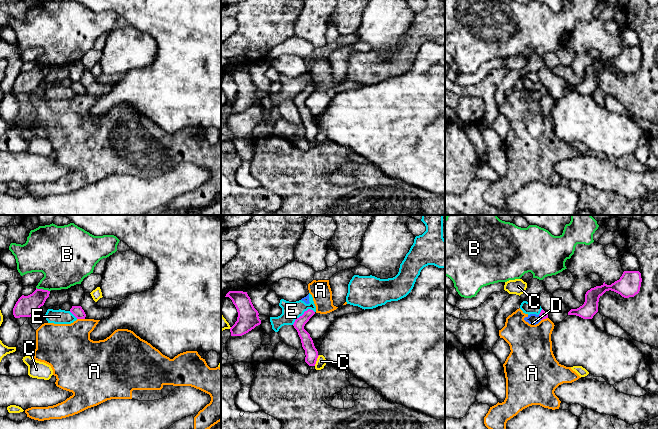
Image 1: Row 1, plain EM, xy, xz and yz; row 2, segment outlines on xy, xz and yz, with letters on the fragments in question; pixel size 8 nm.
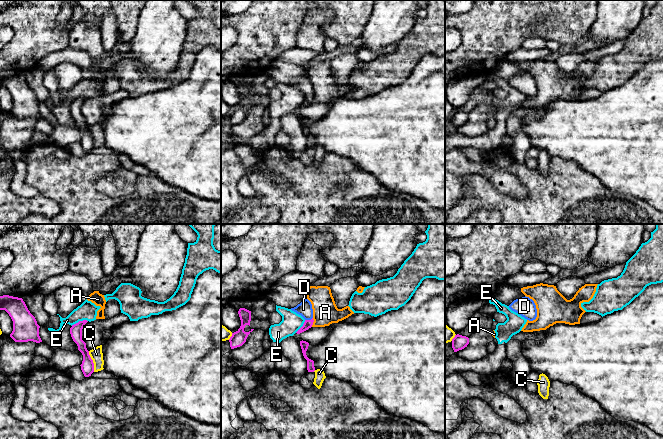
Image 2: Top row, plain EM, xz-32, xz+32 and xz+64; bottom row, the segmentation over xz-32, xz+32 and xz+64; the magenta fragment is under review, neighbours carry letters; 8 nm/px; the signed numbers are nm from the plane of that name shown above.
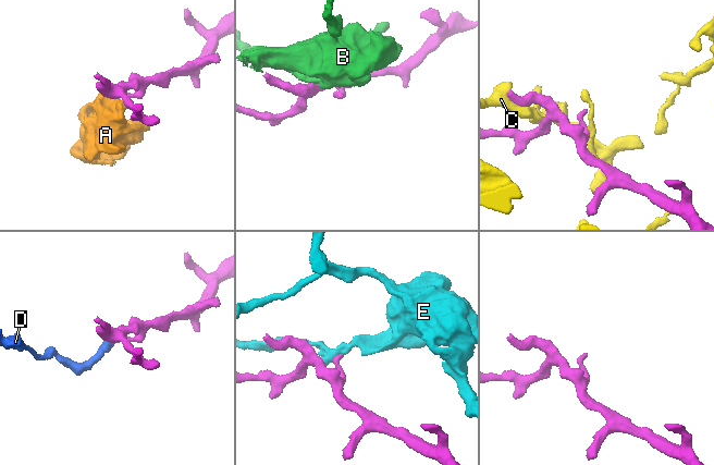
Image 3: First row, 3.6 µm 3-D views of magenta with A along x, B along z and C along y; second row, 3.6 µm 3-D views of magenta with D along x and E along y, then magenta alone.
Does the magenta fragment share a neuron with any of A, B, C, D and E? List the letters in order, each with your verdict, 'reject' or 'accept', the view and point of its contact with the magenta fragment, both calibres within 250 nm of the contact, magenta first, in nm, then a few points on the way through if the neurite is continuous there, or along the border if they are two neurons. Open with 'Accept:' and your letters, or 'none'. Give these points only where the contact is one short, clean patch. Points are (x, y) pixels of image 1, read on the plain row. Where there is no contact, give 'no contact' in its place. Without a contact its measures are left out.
Accept: D
A: reject; meets magenta in xy at (81, 94); 90 nm thick on the magenta side, 360 nm on the other; border along xy (77, 94), (84, 95)
B: reject; meets magenta in xy at (42, 65); 170 nm thick on the magenta side, 340 nm on the other
C: reject; meets magenta in xz at (316, 136); 100 nm thick on the magenta side, 80 nm on the other
D: accept; meets magenta in yz at (540, 93); 60 nm thick on the magenta side, 90 nm on the other; runs through yz (543, 91), (540, 93), (533, 95)
E: reject; meets magenta in xz at (303, 90); 100 nm thick on the magenta side, 150 nm on the other; border along xz (314, 87), (307, 85), (292, 100)

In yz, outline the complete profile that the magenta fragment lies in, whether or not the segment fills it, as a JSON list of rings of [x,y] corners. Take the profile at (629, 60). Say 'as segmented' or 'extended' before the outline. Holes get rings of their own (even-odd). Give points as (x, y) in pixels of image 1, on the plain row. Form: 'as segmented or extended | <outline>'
as segmented | [[[624,47],[619,56],[611,61],[605,58],[588,66],[585,70],[585,78],[577,85],[571,85],[568,91],[576,91],[583,95],[592,95],[598,88],[599,74],[606,67],[614,67],[624,74],[634,73],[639,69],[641,63],[641,49],[639,47]]]

